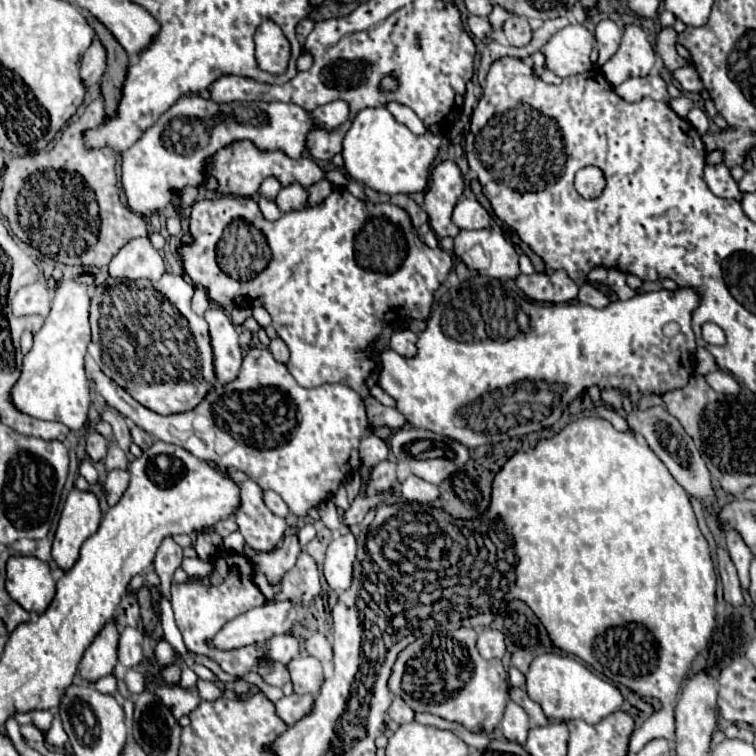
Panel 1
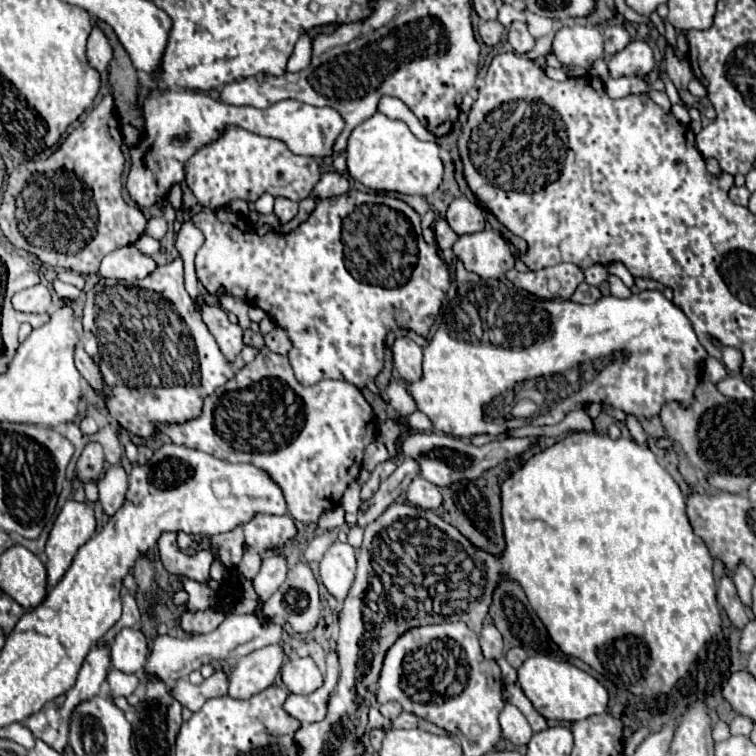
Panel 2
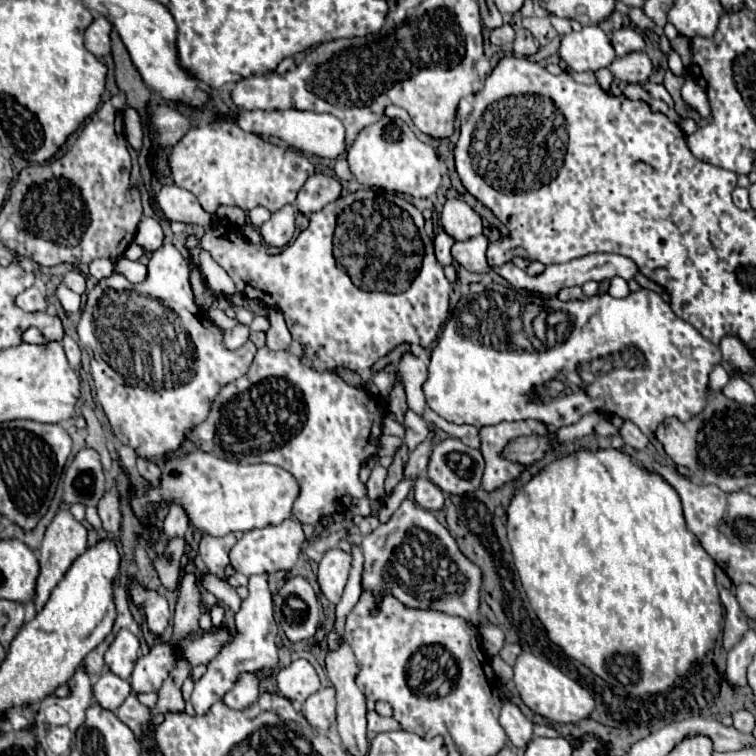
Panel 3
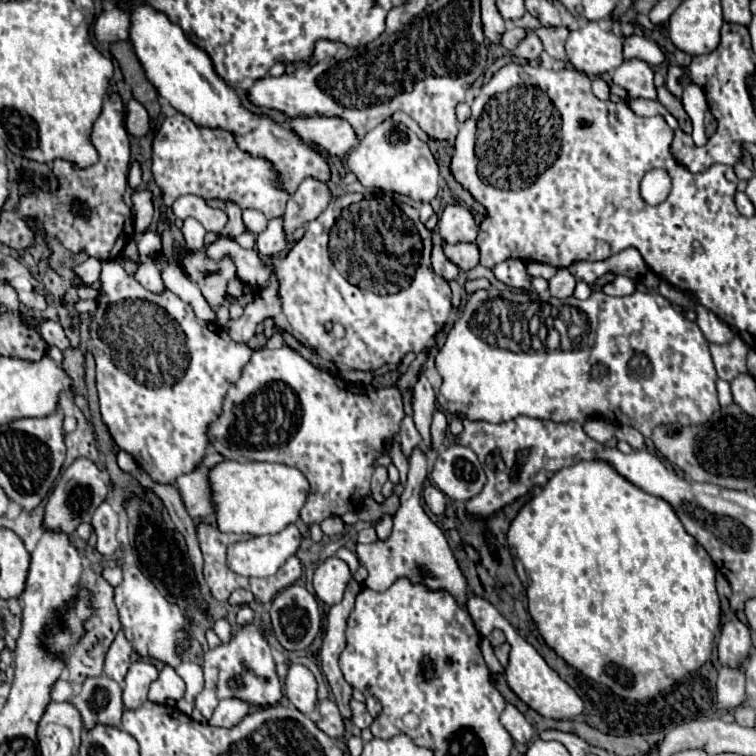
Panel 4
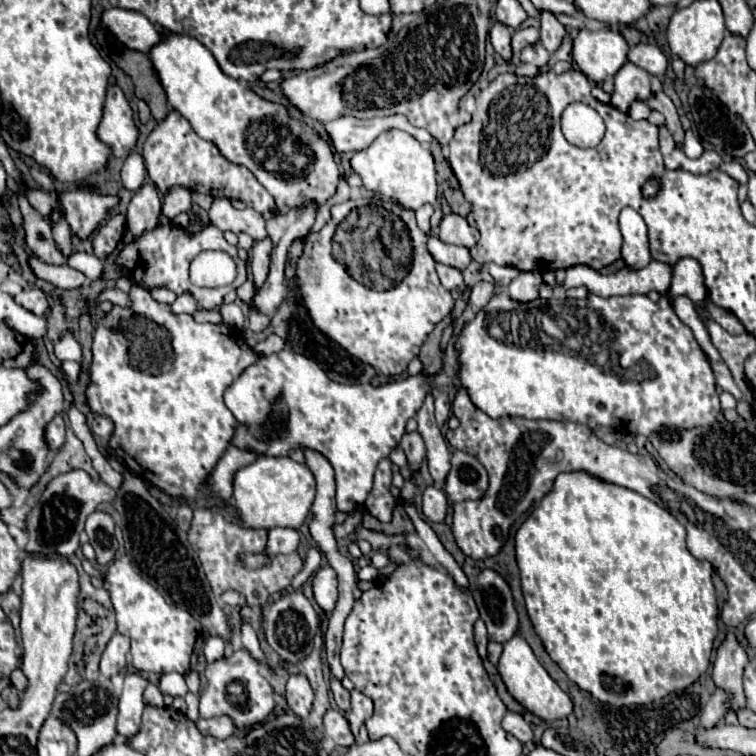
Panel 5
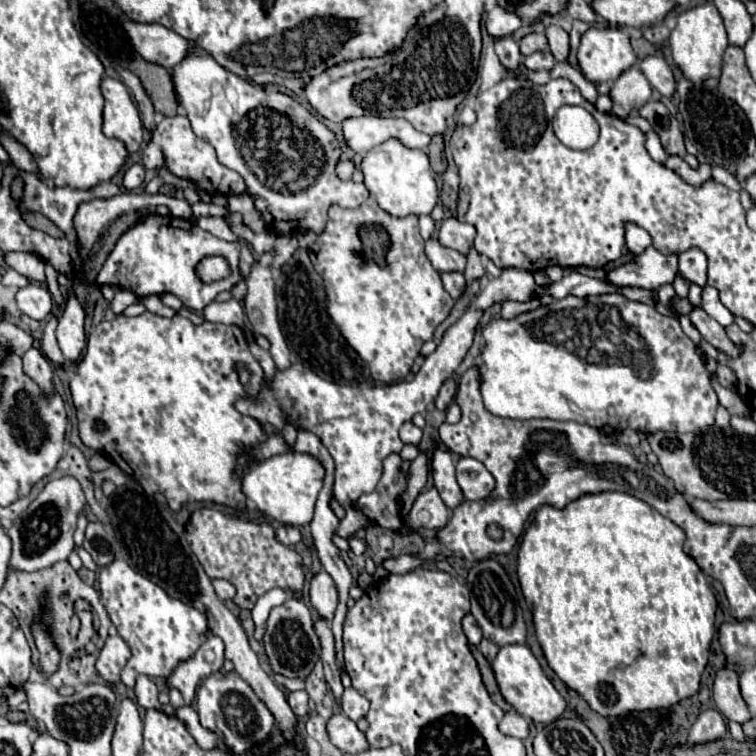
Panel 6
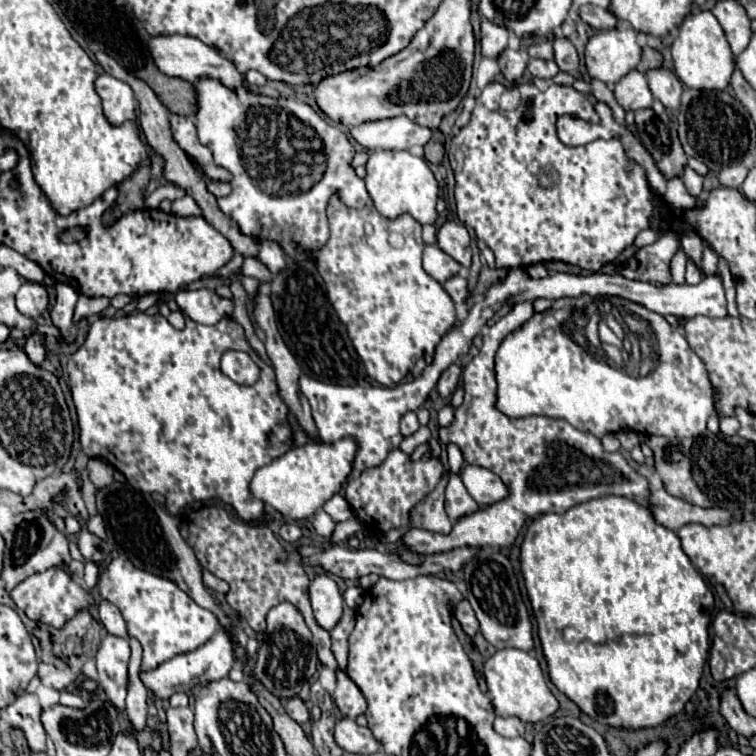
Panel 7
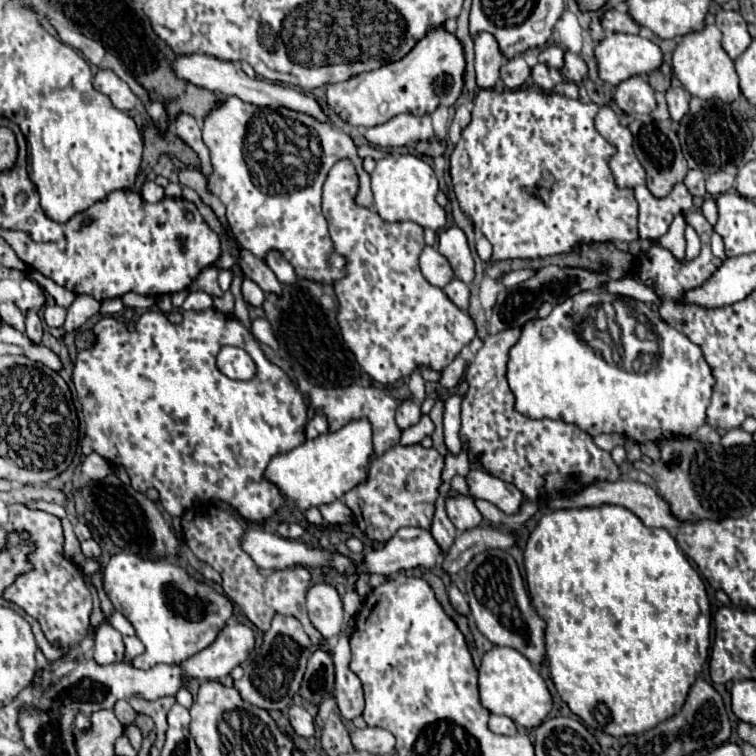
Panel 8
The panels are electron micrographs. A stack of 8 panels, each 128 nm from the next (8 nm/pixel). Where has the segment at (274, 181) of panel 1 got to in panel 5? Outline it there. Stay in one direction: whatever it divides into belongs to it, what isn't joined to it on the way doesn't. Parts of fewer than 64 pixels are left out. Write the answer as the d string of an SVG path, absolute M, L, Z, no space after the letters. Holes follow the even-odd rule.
M184 188L172 190L172 194L168 194L168 198L166 198L164 204L162 204L162 212L164 212L168 218L178 216L180 212L192 214L192 198L190 198L190 192L184 190ZM214 198L214 204L208 212L208 220L210 220L210 224L218 226L220 230L232 230L234 234L246 232L256 242L260 238L266 238L264 216L252 208L236 210L236 208L232 208L230 200L226 200L226 198Z

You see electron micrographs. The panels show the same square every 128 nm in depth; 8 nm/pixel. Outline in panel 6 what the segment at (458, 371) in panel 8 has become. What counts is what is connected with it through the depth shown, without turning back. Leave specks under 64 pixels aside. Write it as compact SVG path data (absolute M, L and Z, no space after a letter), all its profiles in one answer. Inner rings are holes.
M448 378L448 380L442 384L440 394L438 394L434 406L436 406L438 410L446 410L446 408L450 406L450 402L454 402L454 394L456 394L456 384L454 384L452 378Z

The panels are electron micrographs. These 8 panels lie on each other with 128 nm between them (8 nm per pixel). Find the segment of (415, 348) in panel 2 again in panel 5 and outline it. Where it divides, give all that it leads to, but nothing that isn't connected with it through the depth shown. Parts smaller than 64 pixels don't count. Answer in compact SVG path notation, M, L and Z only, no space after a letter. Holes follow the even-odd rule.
M430 392L424 404L420 406L420 410L416 412L416 420L418 420L418 434L424 438L424 444L428 450L426 458L428 458L430 474L438 486L444 486L444 478L450 466L450 450L440 428L434 422L434 398Z

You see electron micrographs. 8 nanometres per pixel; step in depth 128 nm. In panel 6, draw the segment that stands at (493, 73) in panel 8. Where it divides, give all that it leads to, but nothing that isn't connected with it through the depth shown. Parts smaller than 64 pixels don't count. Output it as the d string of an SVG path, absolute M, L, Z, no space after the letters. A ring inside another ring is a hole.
M500 4L490 8L488 18L486 18L486 30L490 32L490 36L494 40L516 32L520 26L522 26L522 18L516 12L510 12L510 10L502 8Z

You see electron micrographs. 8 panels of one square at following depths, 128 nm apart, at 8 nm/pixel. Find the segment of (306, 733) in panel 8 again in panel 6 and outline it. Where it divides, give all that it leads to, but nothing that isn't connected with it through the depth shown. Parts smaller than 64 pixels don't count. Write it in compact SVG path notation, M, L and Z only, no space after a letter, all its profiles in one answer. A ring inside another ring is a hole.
M298 690L298 692L290 692L288 694L288 704L292 708L292 712L300 718L304 718L308 714L308 692L306 690Z

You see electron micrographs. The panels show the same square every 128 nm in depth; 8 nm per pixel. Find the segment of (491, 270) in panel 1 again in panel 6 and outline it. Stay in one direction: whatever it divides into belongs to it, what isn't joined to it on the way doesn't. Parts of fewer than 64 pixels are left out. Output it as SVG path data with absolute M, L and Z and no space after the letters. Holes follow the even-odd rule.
M430 238L426 240L426 256L430 258L432 266L438 270L438 272L452 272L452 270L458 270L458 272L464 272L464 266L466 266L466 256L452 250L452 248L446 248L438 242L438 238Z

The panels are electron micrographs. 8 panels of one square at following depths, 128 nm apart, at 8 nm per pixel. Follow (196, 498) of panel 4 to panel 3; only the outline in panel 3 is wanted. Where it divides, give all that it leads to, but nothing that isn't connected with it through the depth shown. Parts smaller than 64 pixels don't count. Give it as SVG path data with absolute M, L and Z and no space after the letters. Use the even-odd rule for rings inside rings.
M172 506L172 508L168 510L168 516L166 516L166 520L164 520L162 530L164 530L164 534L166 534L170 540L186 534L186 530L188 530L188 518L184 518L184 510L180 510L180 506Z

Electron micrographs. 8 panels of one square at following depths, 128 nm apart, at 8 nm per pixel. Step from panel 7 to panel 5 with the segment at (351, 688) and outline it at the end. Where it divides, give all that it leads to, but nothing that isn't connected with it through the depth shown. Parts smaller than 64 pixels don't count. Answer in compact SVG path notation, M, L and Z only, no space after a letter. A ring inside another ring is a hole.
M352 690L352 710L346 714L346 718L350 722L350 728L354 736L359 735L359 728L364 724L366 718L372 716L372 710L374 710L372 700L368 696L364 696L362 692Z

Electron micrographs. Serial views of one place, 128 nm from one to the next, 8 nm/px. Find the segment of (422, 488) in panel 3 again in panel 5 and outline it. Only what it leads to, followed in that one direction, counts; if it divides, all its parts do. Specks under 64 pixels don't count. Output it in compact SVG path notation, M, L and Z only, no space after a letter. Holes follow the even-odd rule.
M428 486L422 494L422 514L430 522L442 522L446 518L448 510L448 500L444 490L436 486Z

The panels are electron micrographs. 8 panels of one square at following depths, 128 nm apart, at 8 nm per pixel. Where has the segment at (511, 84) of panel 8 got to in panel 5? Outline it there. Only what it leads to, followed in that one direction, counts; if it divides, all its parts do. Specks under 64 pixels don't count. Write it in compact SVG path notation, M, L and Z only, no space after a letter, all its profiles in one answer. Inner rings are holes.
M494 20L492 28L490 28L490 40L492 40L494 50L496 50L504 60L510 60L510 56L512 56L512 48L510 48L510 32L508 32L508 28L506 28L502 22Z

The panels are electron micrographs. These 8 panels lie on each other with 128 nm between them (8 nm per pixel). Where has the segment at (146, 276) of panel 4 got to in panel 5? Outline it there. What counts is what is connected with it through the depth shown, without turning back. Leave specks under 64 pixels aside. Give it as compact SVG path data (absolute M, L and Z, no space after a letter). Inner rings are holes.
M154 286L154 288L150 288L150 294L152 294L152 298L158 300L158 302L168 302L168 304L172 304L172 302L176 300L176 294L174 294L172 290L164 288L164 286Z

